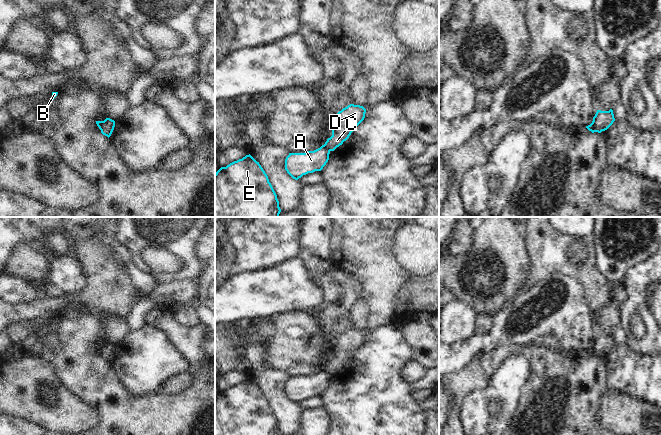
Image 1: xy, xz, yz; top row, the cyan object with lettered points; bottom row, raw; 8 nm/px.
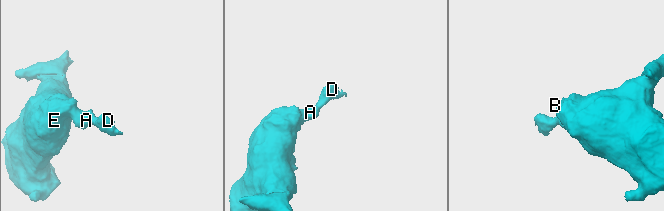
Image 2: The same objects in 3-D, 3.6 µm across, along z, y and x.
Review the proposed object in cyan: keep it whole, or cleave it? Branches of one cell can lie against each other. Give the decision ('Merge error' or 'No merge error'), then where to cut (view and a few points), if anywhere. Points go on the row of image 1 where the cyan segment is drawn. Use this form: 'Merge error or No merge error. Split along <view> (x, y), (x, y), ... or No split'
Merge error. Split along xz (323, 145), (329, 151)

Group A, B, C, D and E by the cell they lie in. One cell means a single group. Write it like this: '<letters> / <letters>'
A B E / C D

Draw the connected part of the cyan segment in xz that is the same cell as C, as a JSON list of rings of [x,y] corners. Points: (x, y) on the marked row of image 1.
[[[350,104],[333,117],[332,136],[324,146],[334,151],[346,141],[355,128],[364,120],[366,109],[360,105]]]

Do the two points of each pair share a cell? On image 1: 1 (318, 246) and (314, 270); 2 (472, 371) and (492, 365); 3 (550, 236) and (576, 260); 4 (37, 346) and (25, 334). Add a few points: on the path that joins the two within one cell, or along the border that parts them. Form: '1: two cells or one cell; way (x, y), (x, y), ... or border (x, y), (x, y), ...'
1: one cell; way (316, 252), (316, 264)
2: two cells; border (481, 356), (481, 367), (488, 378)
3: one cell; way (556, 242), (570, 256)
4: two cells; border (51, 328), (28, 341)

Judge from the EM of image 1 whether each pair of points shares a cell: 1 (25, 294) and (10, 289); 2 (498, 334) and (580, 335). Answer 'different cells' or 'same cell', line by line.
1: same cell
2: same cell

